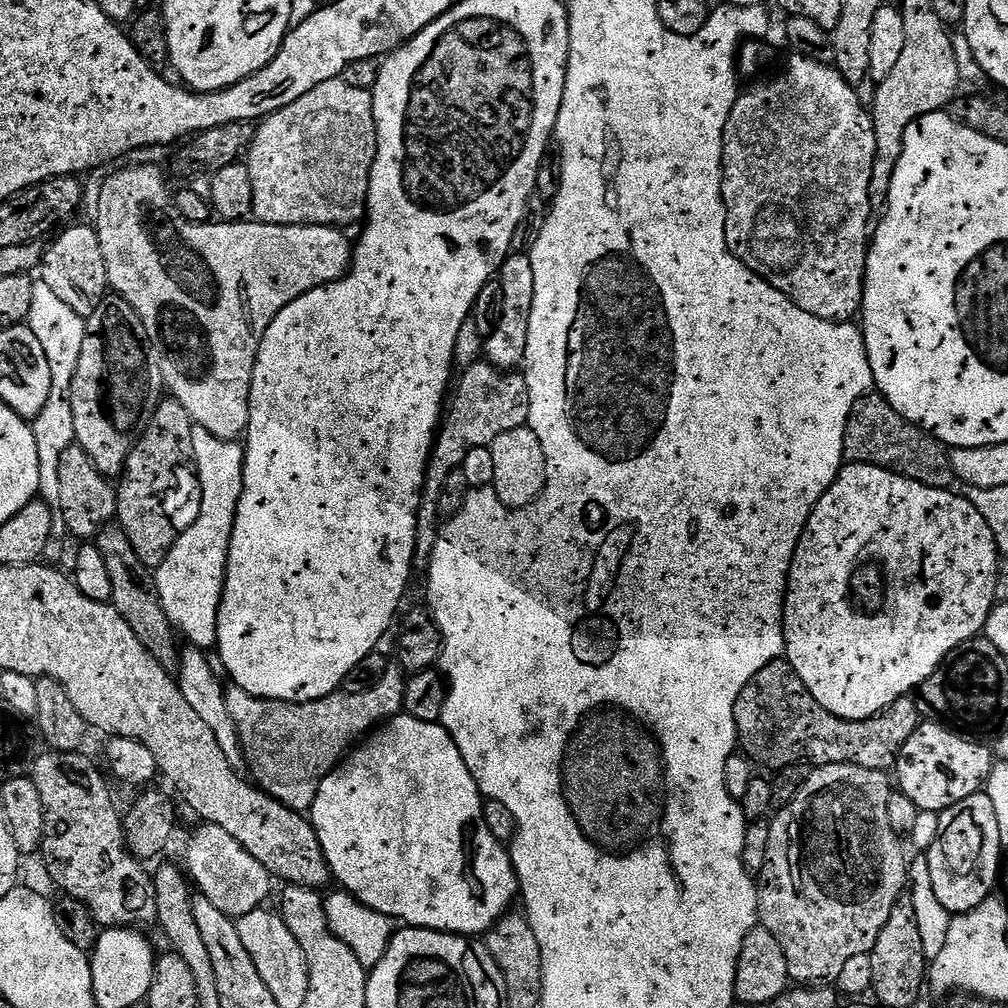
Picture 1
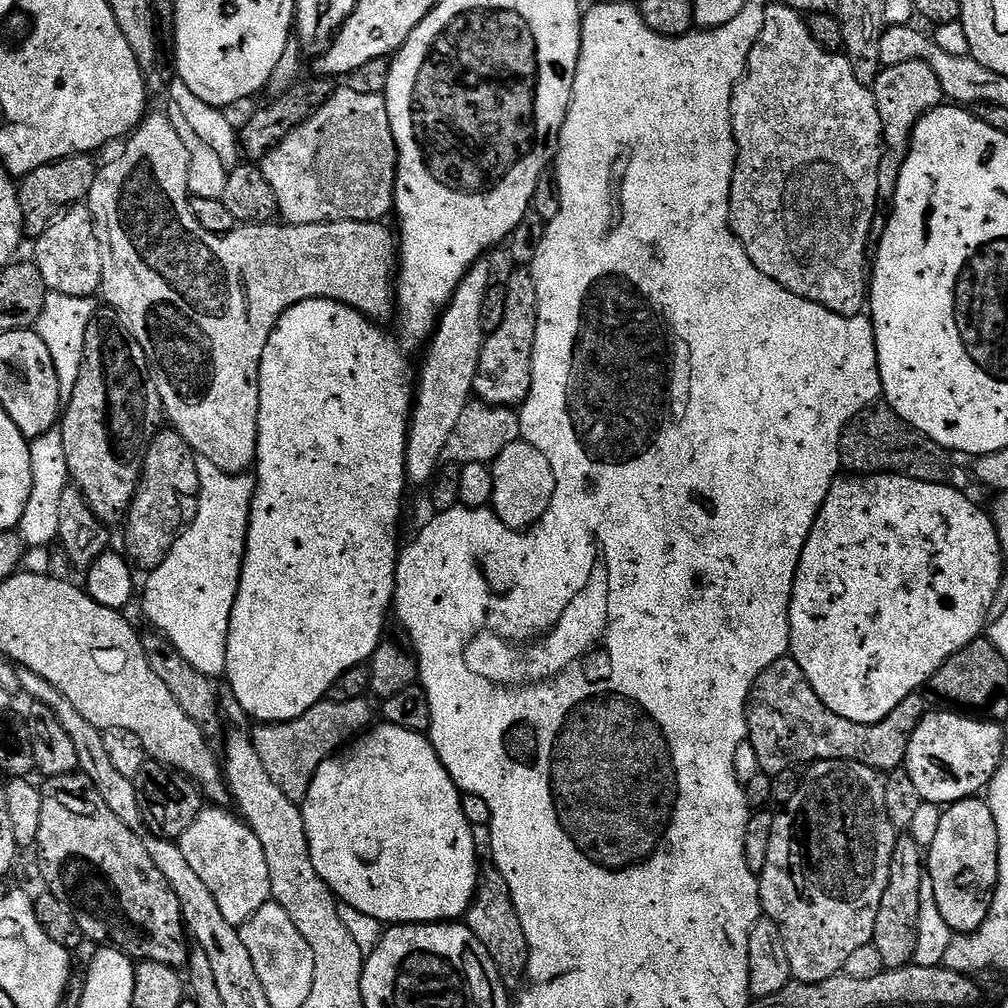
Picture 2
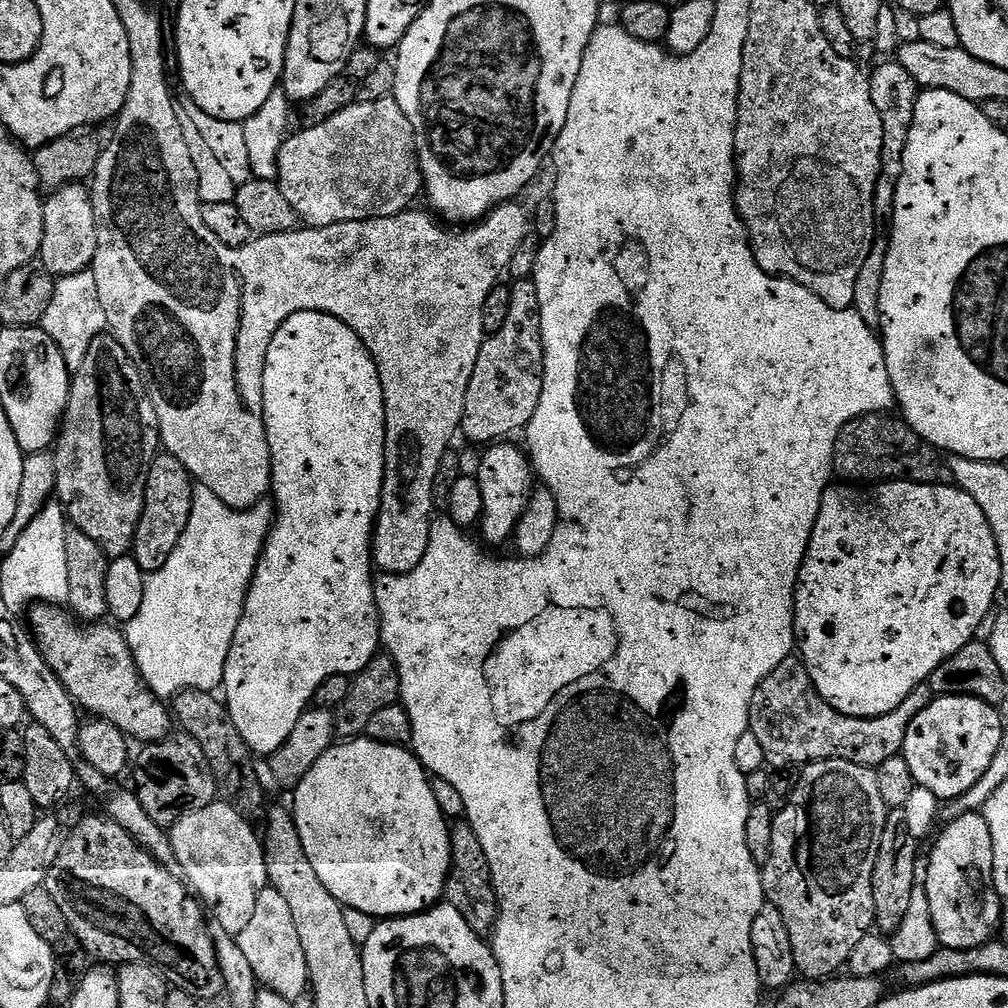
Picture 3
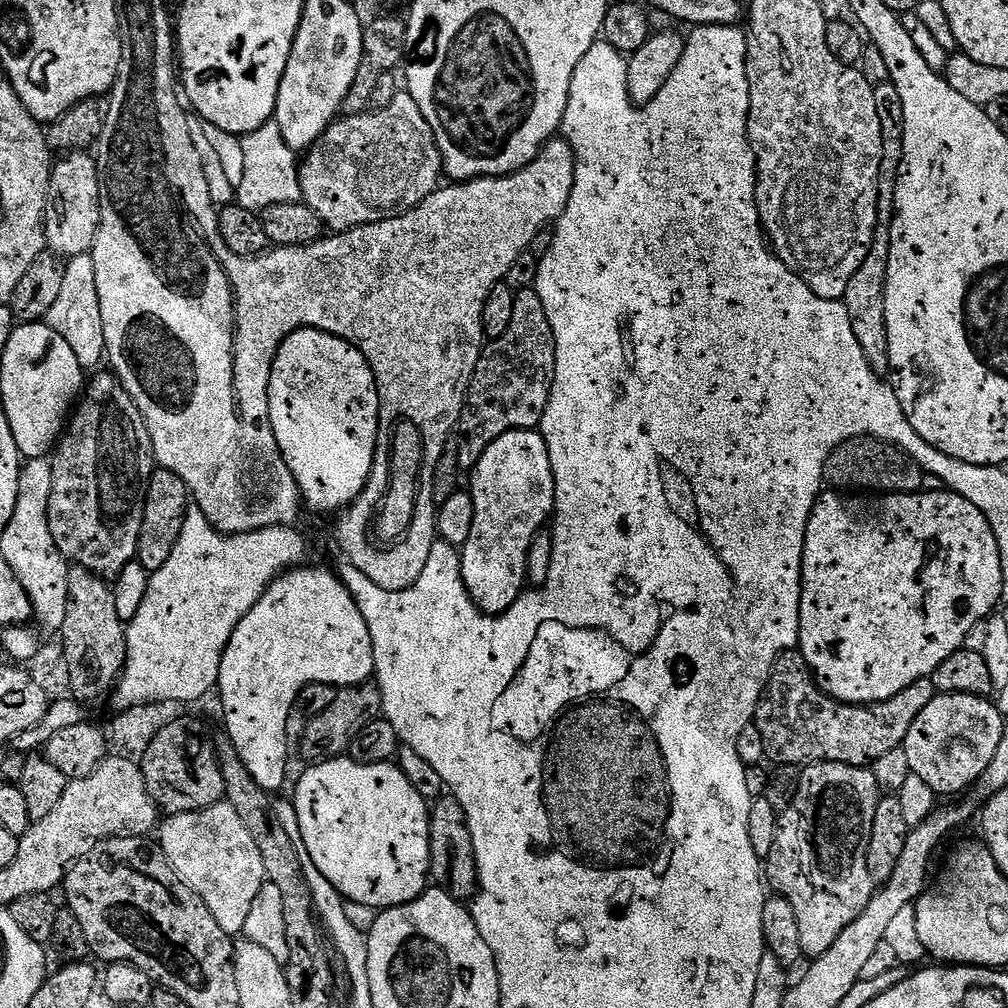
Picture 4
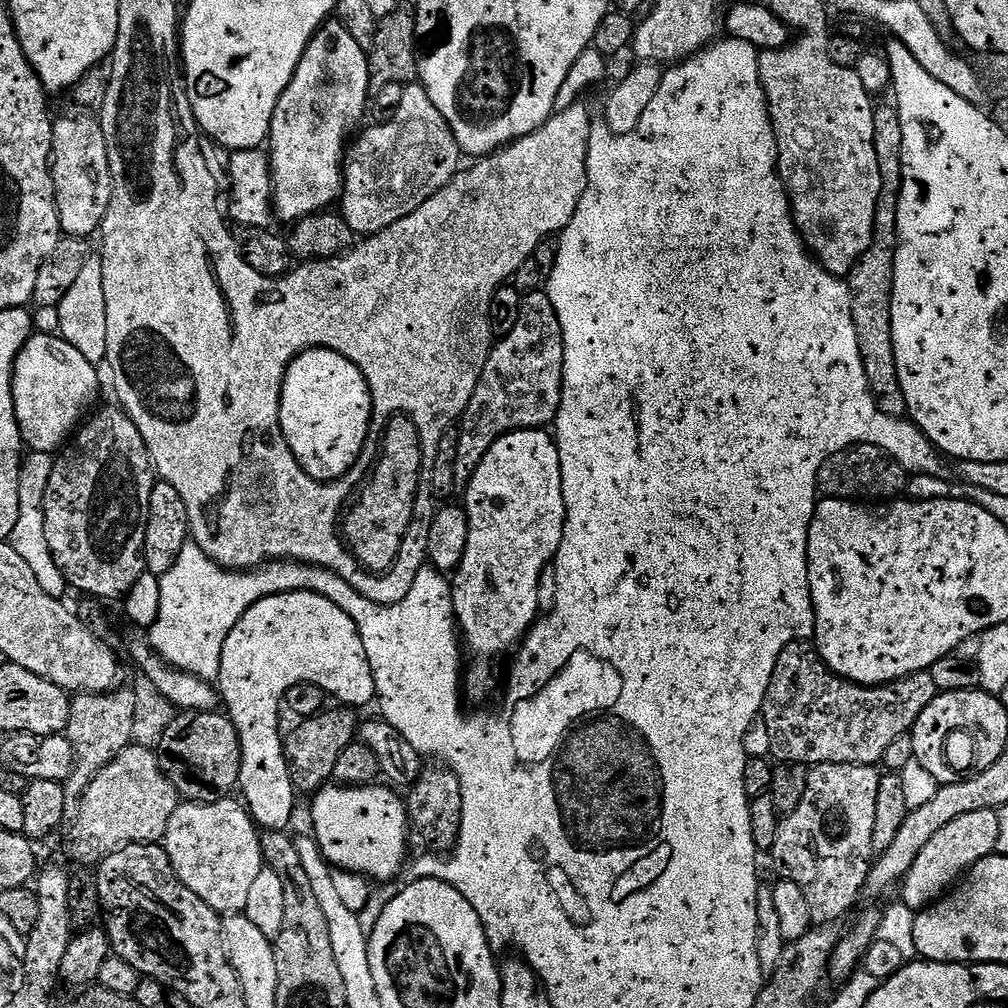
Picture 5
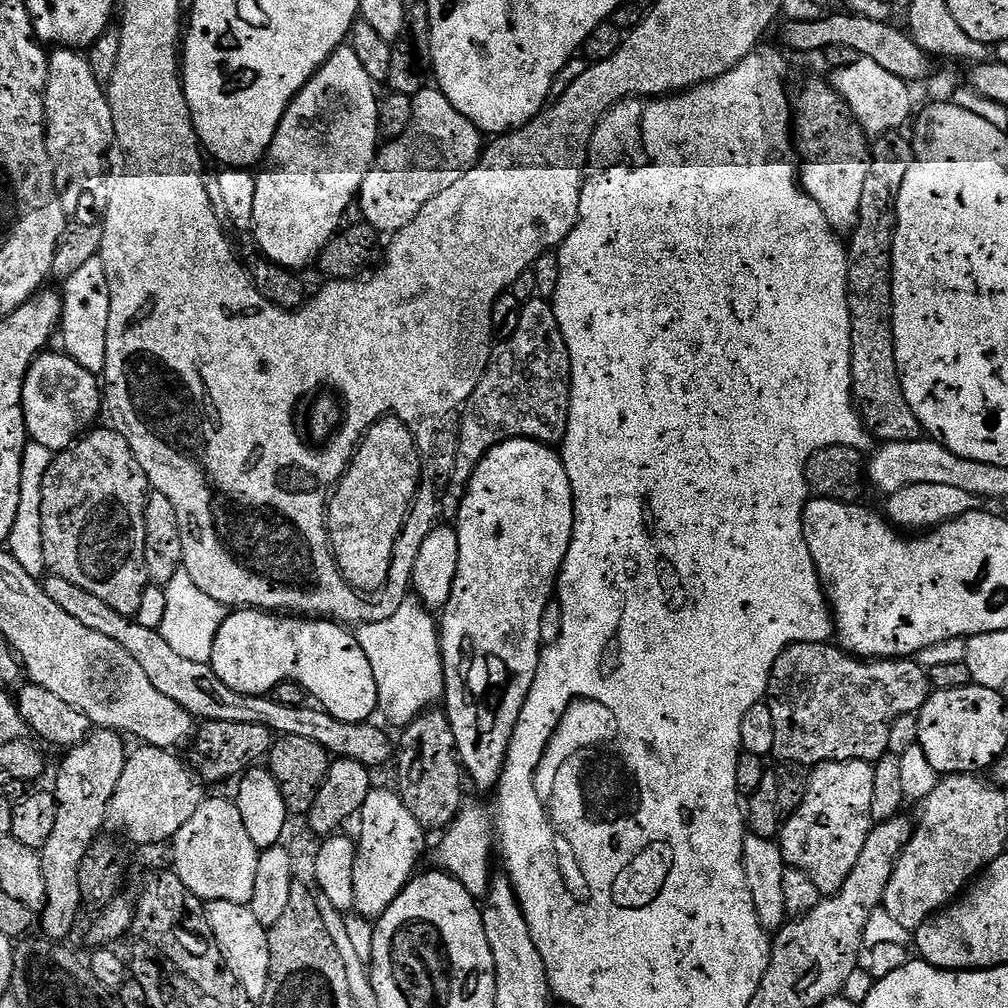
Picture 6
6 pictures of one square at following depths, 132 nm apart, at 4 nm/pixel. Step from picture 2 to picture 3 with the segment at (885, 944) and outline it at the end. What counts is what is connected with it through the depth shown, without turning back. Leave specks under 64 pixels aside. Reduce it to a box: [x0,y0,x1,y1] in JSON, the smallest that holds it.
[872,811,918,934]

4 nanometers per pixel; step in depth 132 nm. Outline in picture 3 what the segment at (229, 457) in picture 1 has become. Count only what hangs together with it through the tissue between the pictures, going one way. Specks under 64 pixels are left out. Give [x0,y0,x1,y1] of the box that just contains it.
[126,484,276,698]

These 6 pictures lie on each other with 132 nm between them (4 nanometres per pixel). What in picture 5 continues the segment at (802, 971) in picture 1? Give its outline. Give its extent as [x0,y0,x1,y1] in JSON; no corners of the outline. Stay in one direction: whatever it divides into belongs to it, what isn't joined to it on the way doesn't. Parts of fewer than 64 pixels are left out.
[770,764,882,925]

